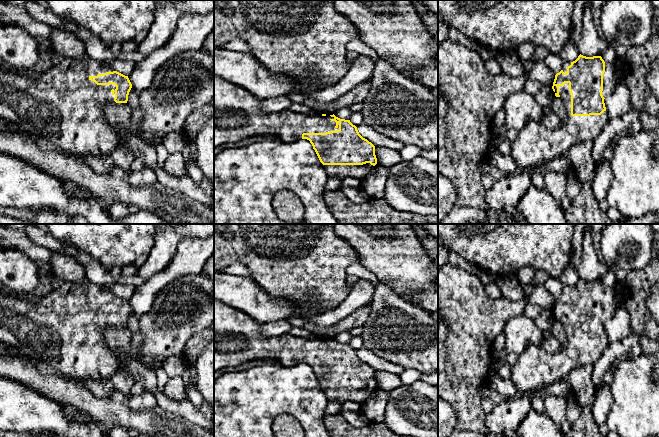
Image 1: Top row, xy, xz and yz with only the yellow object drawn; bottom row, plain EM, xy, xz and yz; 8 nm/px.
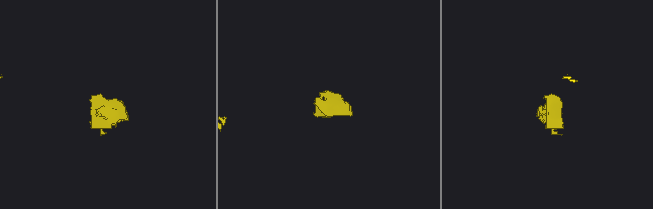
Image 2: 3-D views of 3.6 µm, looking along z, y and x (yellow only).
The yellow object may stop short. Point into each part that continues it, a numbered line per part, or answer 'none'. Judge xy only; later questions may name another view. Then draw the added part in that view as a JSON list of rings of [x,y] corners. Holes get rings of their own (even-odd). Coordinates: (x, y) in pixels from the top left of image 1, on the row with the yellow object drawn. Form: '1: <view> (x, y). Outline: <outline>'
1: xy (61, 104). Outline: [[[88,55],[77,62],[64,58],[59,64],[34,77],[27,77],[18,71],[11,72],[0,65],[0,118],[20,127],[34,139],[48,139],[61,152],[79,157],[108,156],[120,143],[119,136],[104,115],[104,106],[115,102],[116,86],[97,85],[89,77],[113,71],[105,61],[92,59]]]

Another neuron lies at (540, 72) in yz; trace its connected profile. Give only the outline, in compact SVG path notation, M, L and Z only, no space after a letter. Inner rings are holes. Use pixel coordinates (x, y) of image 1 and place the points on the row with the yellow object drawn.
M538 61L527 75L528 80L536 81L545 86L553 86L555 74L543 62Z

